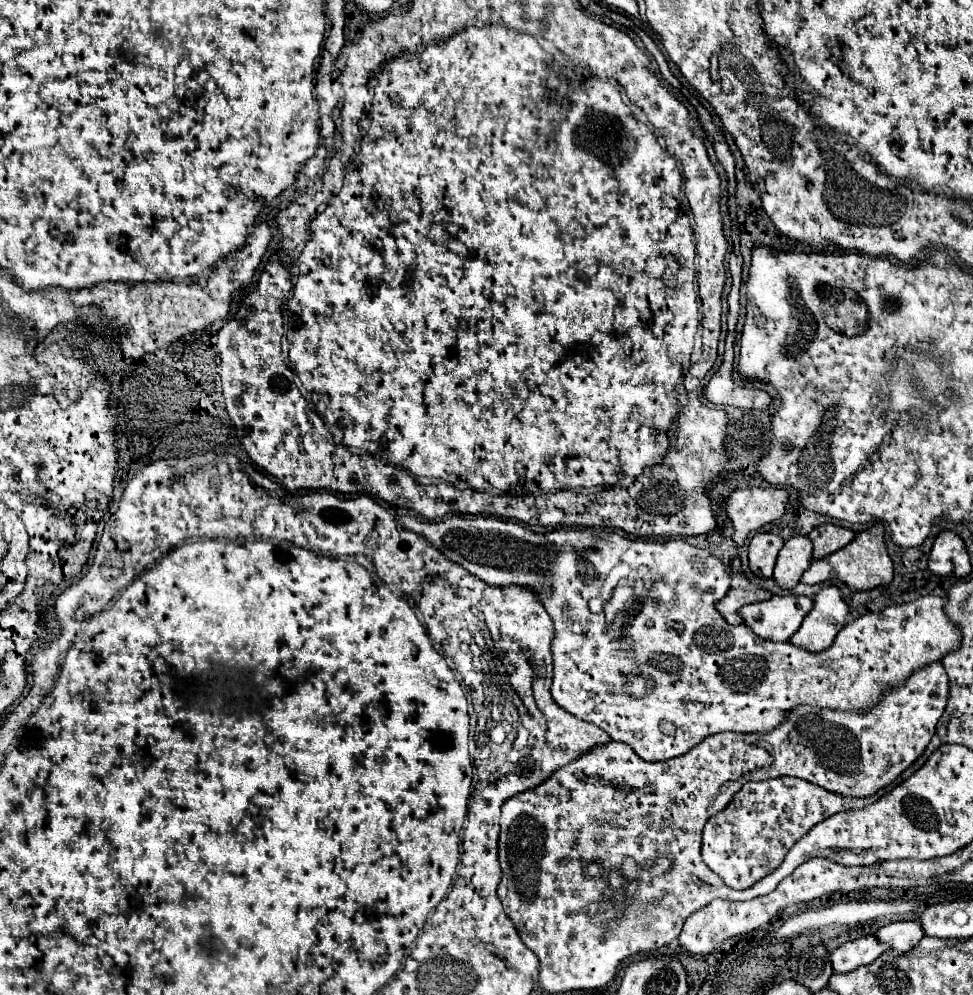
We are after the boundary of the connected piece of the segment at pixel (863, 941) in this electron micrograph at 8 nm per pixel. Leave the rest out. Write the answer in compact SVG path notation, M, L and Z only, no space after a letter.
M862 936L852 942L846 942L832 952L834 972L844 974L844 972L856 970L858 966L866 966L886 950L888 950L888 944L880 944L876 936Z

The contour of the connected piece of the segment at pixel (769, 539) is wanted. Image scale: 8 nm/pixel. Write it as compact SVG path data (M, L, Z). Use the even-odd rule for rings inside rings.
M756 534L750 540L748 548L748 560L750 560L750 570L758 578L772 578L772 570L776 564L776 556L780 548L784 546L784 540L774 534Z

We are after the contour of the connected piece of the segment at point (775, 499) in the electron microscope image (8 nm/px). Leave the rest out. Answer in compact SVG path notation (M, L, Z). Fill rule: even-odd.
M742 488L726 500L726 512L734 526L732 538L748 538L786 510L788 492L782 488Z

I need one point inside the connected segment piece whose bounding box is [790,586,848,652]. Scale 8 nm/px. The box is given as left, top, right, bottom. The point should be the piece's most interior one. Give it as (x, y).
(823, 622)

